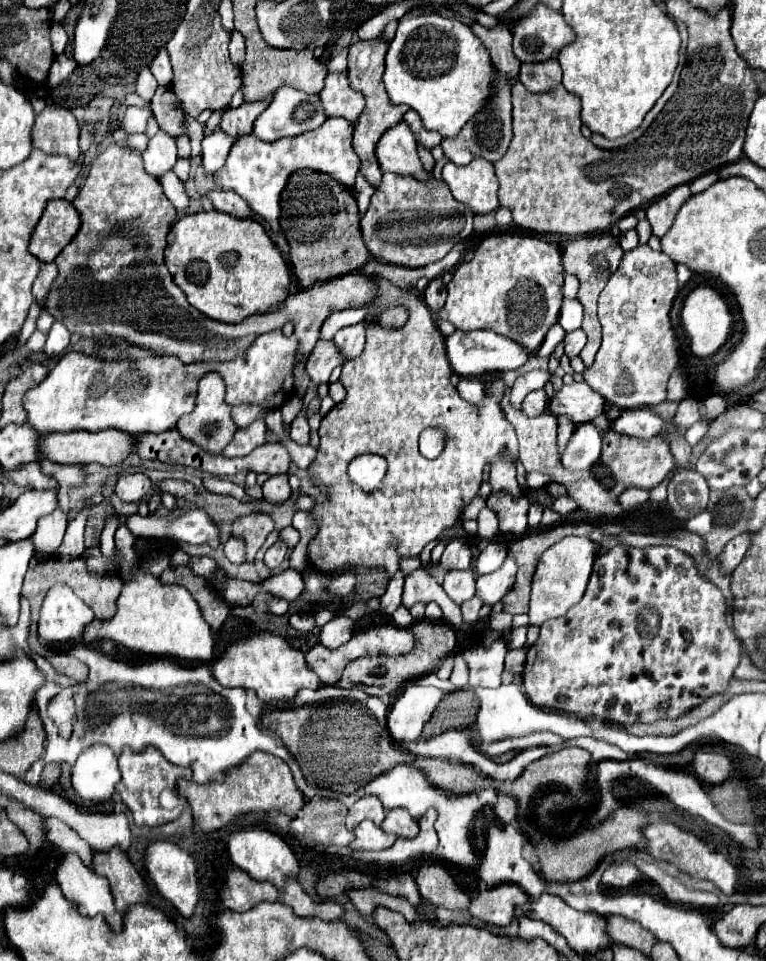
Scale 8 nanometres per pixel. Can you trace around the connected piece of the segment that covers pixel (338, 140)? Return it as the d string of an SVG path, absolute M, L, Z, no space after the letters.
M329 117L327 123L323 123L323 127L309 131L307 135L285 137L285 139L277 139L273 143L261 141L255 135L243 135L233 143L233 149L231 149L225 165L219 171L215 171L213 179L217 185L221 185L221 189L235 191L245 201L249 201L253 211L271 227L271 231L279 233L281 231L281 225L279 225L281 191L285 189L291 173L295 173L299 169L327 173L339 185L347 187L347 191L353 189L355 177L361 167L361 161L351 147L353 129L355 129L355 125L347 119Z

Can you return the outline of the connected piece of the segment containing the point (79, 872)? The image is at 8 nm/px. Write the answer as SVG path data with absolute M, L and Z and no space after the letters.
M69 853L59 861L55 875L65 897L77 903L83 915L103 915L113 931L121 931L123 917L115 911L107 879L99 877L77 855Z

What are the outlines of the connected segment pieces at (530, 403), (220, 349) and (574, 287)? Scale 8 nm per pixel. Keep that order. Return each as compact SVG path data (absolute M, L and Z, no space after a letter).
M545 389L531 391L531 393L525 397L525 401L523 401L523 413L525 413L527 417L537 417L537 415L541 415L541 413L547 411L547 403L549 403L549 399L547 399Z
M109 143L97 155L73 205L81 217L81 227L55 259L59 277L55 289L47 295L45 309L55 321L81 337L105 333L153 349L159 355L179 355L183 363L199 363L233 359L247 351L255 335L293 321L295 337L299 339L295 393L303 397L309 385L305 363L319 341L323 319L333 311L367 307L377 301L377 285L373 279L355 273L343 275L343 279L335 279L335 283L323 283L323 287L289 295L273 311L251 315L243 323L229 325L201 315L173 283L163 259L167 233L175 221L175 207L165 197L161 183L143 169L141 153L121 143Z
M565 275L565 285L563 285L563 289L561 289L563 297L565 297L565 299L575 299L575 295L577 295L578 289L578 279L575 279L573 275Z

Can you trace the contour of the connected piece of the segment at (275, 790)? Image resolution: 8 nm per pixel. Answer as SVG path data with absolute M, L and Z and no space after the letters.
M255 751L239 767L229 769L221 783L211 781L205 785L197 785L195 781L179 779L177 793L189 801L189 807L195 817L195 825L201 827L201 831L205 833L217 831L219 827L247 813L277 811L277 813L287 813L289 817L295 817L297 811L305 805L305 799L301 791L295 787L295 781L287 763L265 751Z

